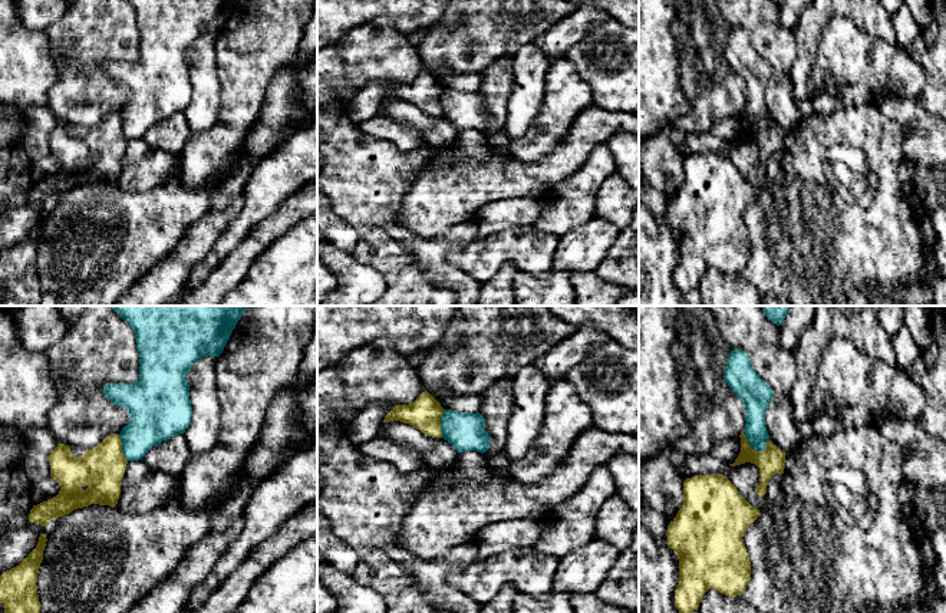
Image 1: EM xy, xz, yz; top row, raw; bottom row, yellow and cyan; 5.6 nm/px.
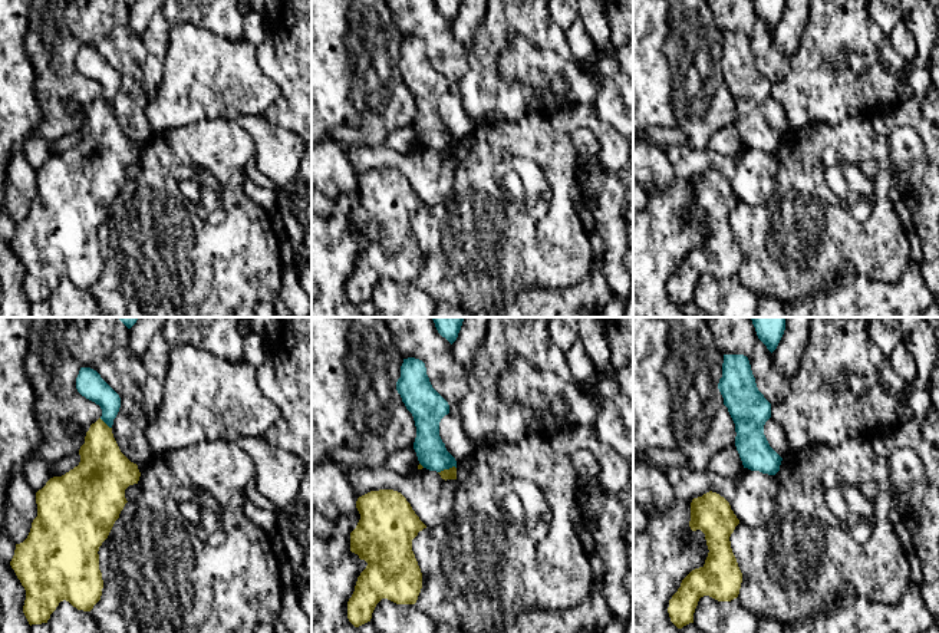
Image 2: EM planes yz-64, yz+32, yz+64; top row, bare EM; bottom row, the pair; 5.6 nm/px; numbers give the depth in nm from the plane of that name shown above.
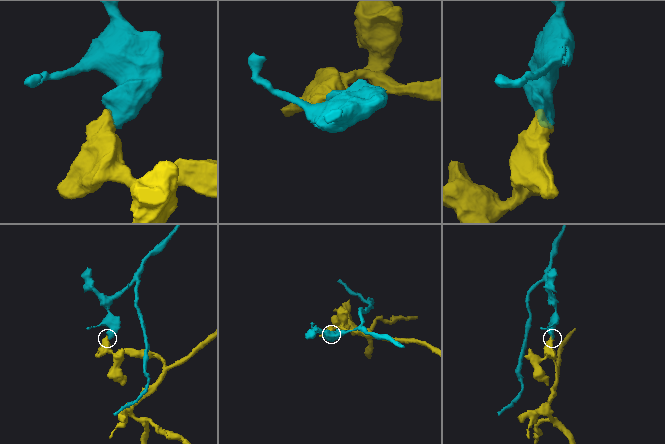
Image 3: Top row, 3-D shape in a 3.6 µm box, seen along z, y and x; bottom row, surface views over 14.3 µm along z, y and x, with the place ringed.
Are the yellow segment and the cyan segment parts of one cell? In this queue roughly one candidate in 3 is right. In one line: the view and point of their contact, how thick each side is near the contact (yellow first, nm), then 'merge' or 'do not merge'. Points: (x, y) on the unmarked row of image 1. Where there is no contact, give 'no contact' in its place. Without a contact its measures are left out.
yz (754, 128) | 150/130 nm | do not merge

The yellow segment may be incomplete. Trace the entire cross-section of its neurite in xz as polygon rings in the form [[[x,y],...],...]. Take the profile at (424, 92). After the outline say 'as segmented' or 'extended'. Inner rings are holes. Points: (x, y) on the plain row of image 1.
[[[425,69],[409,83],[395,83],[383,100],[401,99],[412,103],[428,115],[442,116],[441,96],[444,89],[441,82]]]; as segmented

